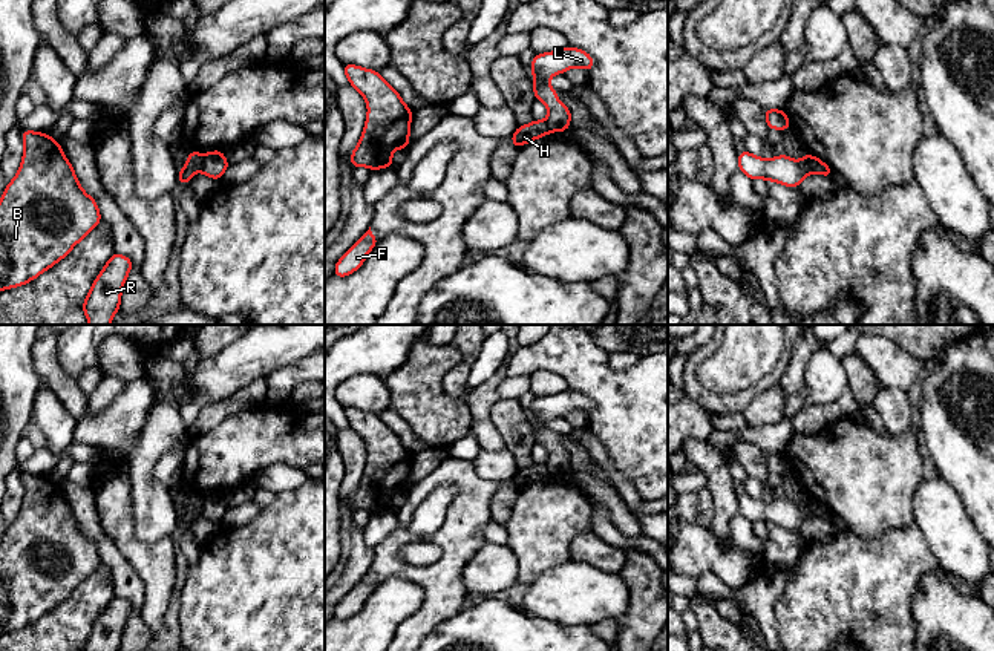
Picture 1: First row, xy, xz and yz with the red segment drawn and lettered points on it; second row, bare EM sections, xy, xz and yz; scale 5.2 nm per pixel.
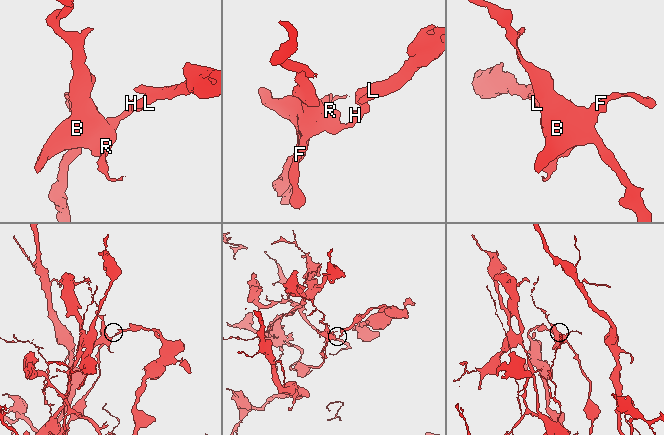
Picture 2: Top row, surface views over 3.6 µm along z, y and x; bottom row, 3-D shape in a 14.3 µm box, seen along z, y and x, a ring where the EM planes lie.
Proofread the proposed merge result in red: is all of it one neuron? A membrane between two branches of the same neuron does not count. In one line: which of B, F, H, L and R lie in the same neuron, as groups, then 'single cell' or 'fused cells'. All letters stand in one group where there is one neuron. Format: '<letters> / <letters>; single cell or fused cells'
B F H R / L; fused cells

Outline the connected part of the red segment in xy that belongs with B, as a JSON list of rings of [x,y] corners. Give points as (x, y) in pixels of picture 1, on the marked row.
[[[32,130],[21,139],[20,170],[0,199],[0,291],[52,268],[103,221],[60,142]]]

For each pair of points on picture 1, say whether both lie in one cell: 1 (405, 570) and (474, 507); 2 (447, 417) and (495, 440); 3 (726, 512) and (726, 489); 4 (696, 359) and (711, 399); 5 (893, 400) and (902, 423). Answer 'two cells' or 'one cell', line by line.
1: one cell
2: two cells
3: one cell
4: one cell
5: one cell

